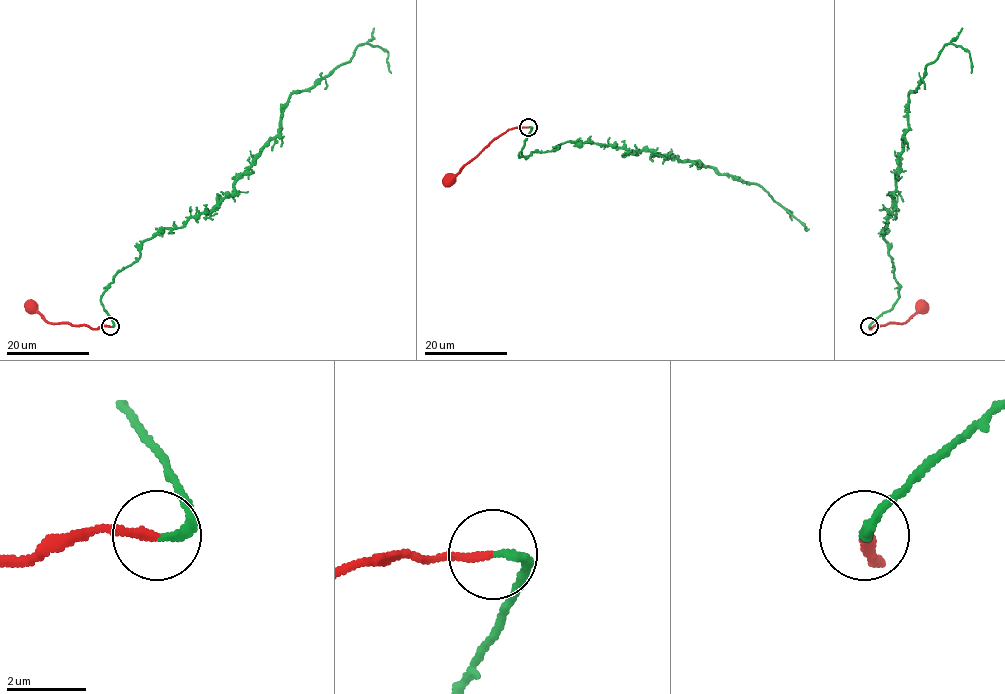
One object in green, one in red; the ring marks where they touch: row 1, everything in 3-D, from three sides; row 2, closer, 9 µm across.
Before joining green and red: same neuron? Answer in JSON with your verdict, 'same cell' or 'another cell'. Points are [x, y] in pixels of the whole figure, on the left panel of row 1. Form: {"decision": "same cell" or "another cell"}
{"decision": "same cell"}

